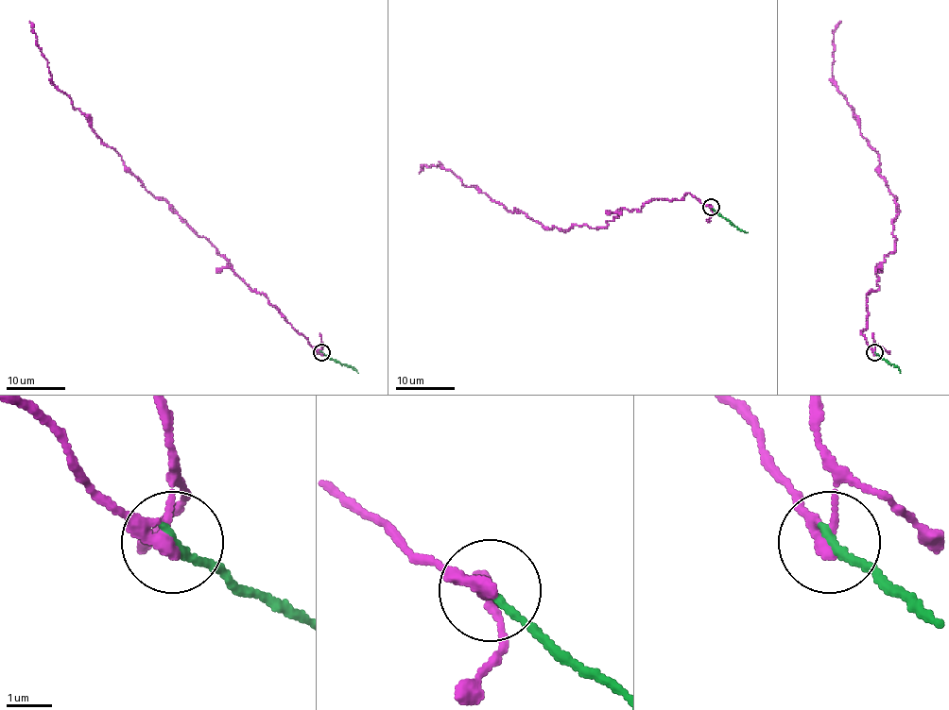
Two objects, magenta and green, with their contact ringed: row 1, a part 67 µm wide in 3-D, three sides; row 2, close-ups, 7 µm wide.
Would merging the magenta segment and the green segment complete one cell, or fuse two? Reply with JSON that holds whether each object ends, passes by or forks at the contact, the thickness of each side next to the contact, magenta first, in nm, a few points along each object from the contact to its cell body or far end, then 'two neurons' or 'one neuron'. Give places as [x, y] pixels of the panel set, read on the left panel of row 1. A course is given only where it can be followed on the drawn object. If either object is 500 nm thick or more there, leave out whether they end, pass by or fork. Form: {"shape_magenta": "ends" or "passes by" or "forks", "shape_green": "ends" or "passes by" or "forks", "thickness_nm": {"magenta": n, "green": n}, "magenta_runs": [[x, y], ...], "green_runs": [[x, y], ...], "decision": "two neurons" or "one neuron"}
{"shape_magenta": "passes by", "shape_green": "ends", "thickness_nm": {"magenta": 280, "green": 190}, "magenta_runs": [[321, 352], [96, 135], [52, 81], [29, 21]], "green_runs": [[321, 352], [358, 373]], "decision": "one neuron"}

